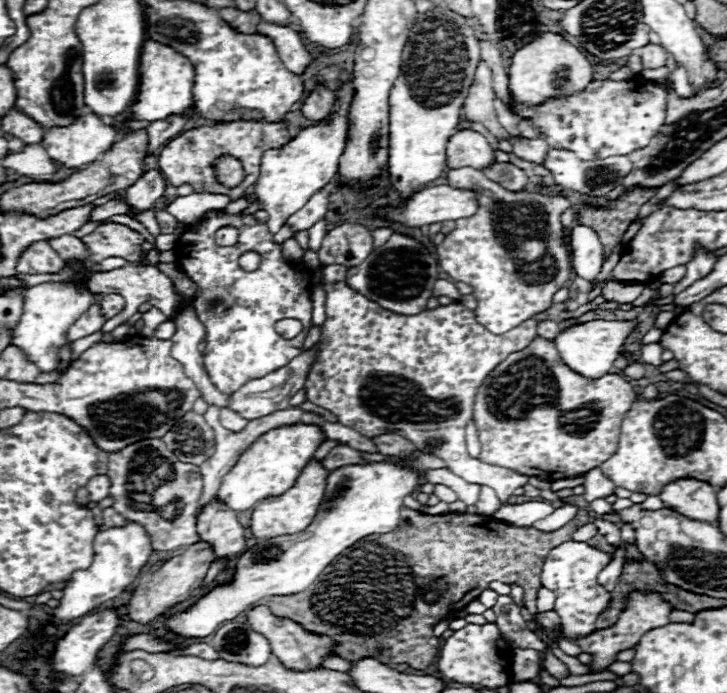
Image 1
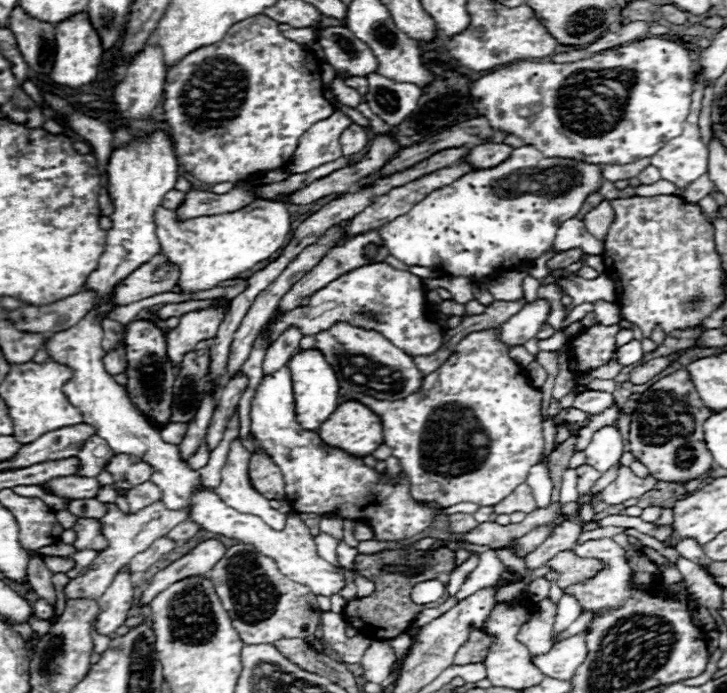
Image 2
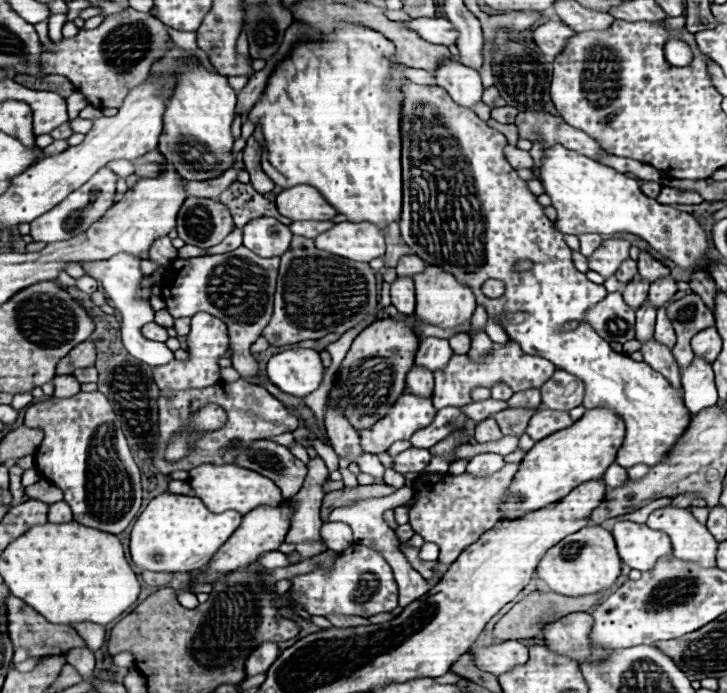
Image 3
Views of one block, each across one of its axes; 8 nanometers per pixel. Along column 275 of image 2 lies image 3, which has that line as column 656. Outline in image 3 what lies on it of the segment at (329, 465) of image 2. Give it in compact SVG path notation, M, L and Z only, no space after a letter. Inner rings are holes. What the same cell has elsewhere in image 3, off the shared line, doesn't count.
M406 80L406 82L402 84L402 92L404 92L404 100L402 100L402 110L400 110L400 136L402 136L404 204L402 204L402 216L400 216L400 232L402 232L404 242L406 242L406 244L412 248L412 252L414 252L416 256L420 256L428 266L444 268L444 272L450 272L460 284L468 286L468 288L474 292L478 306L482 306L482 308L488 312L490 318L498 318L498 324L506 330L508 338L514 340L514 342L518 342L520 348L522 348L526 354L546 358L546 360L550 360L558 370L566 370L566 372L572 372L574 376L580 376L580 380L584 382L584 402L582 402L582 406L584 406L586 410L592 410L592 408L608 408L610 412L616 412L616 414L624 420L624 424L626 424L626 436L624 436L624 444L620 446L620 450L618 450L618 454L616 454L616 462L618 462L620 466L630 468L630 466L634 466L634 464L648 464L648 466L658 464L658 462L662 460L662 456L674 446L674 442L678 440L678 436L682 436L682 432L688 428L690 412L688 412L686 406L684 406L682 392L676 392L676 390L664 380L664 376L660 376L658 372L654 372L648 364L636 362L636 360L632 360L632 358L626 356L626 354L614 352L614 350L610 348L610 344L608 344L604 338L600 338L588 324L580 324L578 328L572 328L572 330L562 330L562 326L568 324L568 322L572 322L572 320L582 322L584 312L586 312L592 304L596 304L598 300L602 300L608 292L606 292L606 288L604 288L602 284L590 282L582 272L578 272L578 270L574 268L574 264L572 264L572 250L566 246L564 234L558 232L556 226L554 226L554 222L548 220L548 216L544 214L544 206L538 202L536 194L532 194L532 192L528 190L526 180L522 180L522 178L518 176L518 172L506 162L506 158L504 158L504 146L506 146L508 142L506 142L504 134L500 134L498 130L490 128L490 126L488 126L484 120L480 120L474 112L470 112L470 110L458 106L458 104L448 96L448 92L444 92L444 88L440 88L440 86L422 86L422 84L414 84L414 82L408 82L408 80ZM520 260L530 260L530 262L532 262L532 268L530 268L530 270L522 270L522 272L514 270L516 262L520 262ZM490 278L500 280L500 282L504 284L504 294L502 294L500 298L488 298L488 296L482 294L480 288L482 288L482 284L484 284L486 280L490 280Z

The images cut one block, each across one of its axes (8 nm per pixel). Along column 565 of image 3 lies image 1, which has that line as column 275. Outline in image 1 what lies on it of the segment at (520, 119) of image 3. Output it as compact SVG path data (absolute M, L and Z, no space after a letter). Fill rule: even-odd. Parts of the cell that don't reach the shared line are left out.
M238 120L238 122L230 122L230 124L200 126L194 130L186 130L186 132L182 132L182 136L176 136L174 140L170 140L170 144L166 144L166 148L160 152L158 164L160 164L164 178L174 186L190 182L194 186L194 192L218 192L218 194L228 194L234 200L238 200L244 196L246 188L258 180L262 154L270 148L284 146L290 140L292 140L292 136L290 136L288 128L284 124L274 124L274 122ZM220 156L234 156L242 162L242 170L244 170L242 184L238 184L234 188L226 188L224 184L220 184L216 180L212 164Z

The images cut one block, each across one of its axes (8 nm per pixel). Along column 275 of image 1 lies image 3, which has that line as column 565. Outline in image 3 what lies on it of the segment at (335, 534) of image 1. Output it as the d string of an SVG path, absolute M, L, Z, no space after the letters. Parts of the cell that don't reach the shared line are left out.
M586 526L584 530L578 530L560 540L560 544L552 546L540 560L536 574L550 586L552 592L576 598L576 596L598 594L602 590L612 588L616 578L620 576L620 570L622 570L622 560L616 552L612 534L602 526Z

